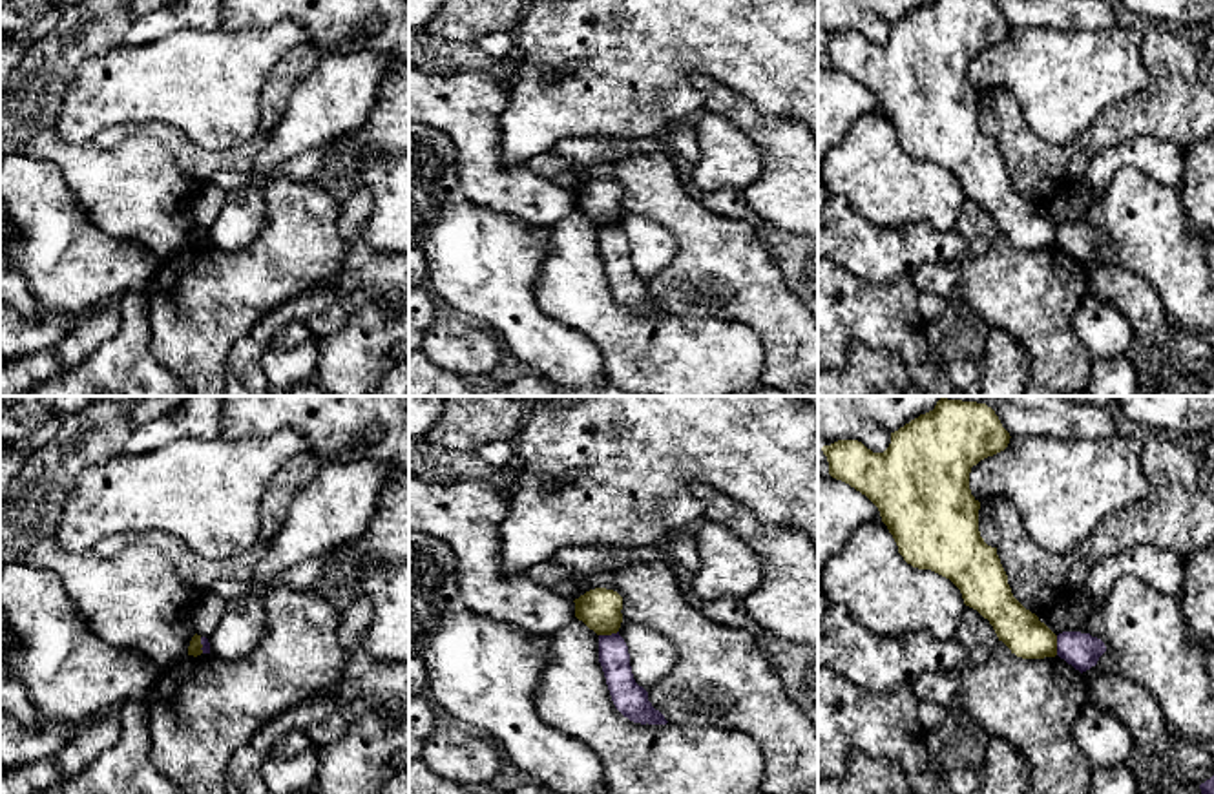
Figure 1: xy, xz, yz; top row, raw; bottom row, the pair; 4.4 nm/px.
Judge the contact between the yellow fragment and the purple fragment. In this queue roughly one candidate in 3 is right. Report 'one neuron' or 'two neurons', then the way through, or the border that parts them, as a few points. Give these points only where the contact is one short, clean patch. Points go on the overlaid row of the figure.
two neurons | along xz (617, 630), (599, 636)

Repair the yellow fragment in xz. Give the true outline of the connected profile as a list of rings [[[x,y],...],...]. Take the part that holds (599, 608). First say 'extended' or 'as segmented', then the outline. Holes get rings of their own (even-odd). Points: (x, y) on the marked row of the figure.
as segmented | [[[595,588],[581,595],[575,602],[575,617],[597,635],[617,633],[623,622],[623,597],[606,588]]]

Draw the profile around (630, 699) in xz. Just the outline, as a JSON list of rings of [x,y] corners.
[[[617,633],[599,635],[599,663],[615,708],[633,723],[666,725],[665,716],[652,706],[648,692],[633,679],[630,653]]]

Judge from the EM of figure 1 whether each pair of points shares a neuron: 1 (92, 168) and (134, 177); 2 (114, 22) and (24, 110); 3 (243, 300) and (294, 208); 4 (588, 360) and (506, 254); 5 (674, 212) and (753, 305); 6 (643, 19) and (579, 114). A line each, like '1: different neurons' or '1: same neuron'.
1: same neuron
2: same neuron
3: same neuron
4: same neuron
5: same neuron
6: same neuron

